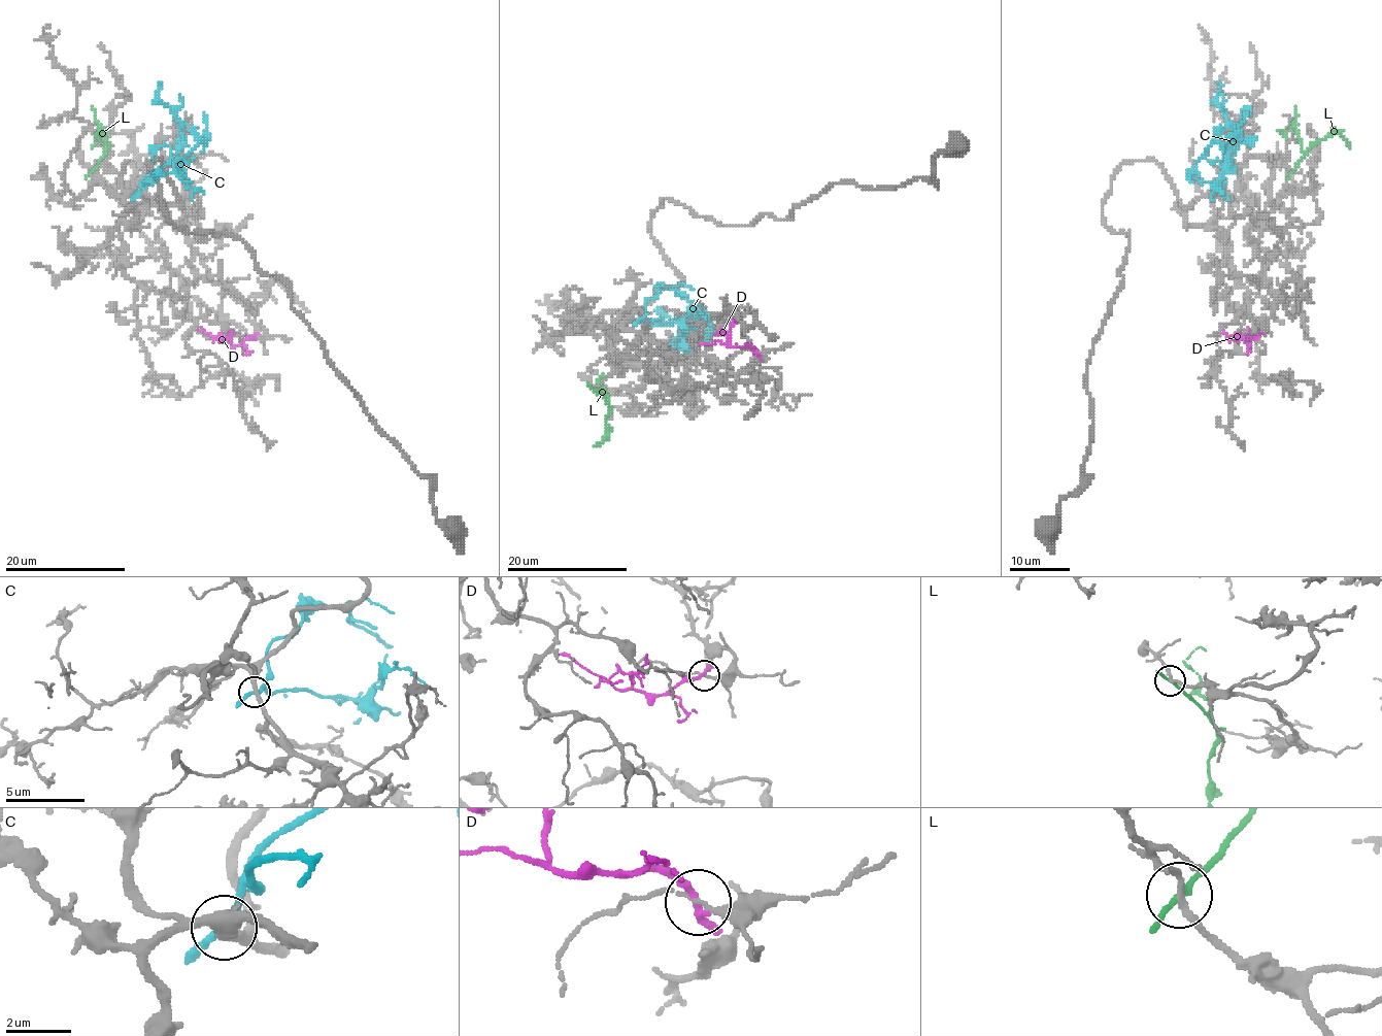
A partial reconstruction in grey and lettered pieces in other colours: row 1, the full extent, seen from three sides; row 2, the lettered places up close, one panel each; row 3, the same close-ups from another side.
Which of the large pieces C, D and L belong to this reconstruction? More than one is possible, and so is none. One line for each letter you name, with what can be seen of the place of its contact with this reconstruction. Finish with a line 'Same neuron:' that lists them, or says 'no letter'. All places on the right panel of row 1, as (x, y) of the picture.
Same neuron: no letter

